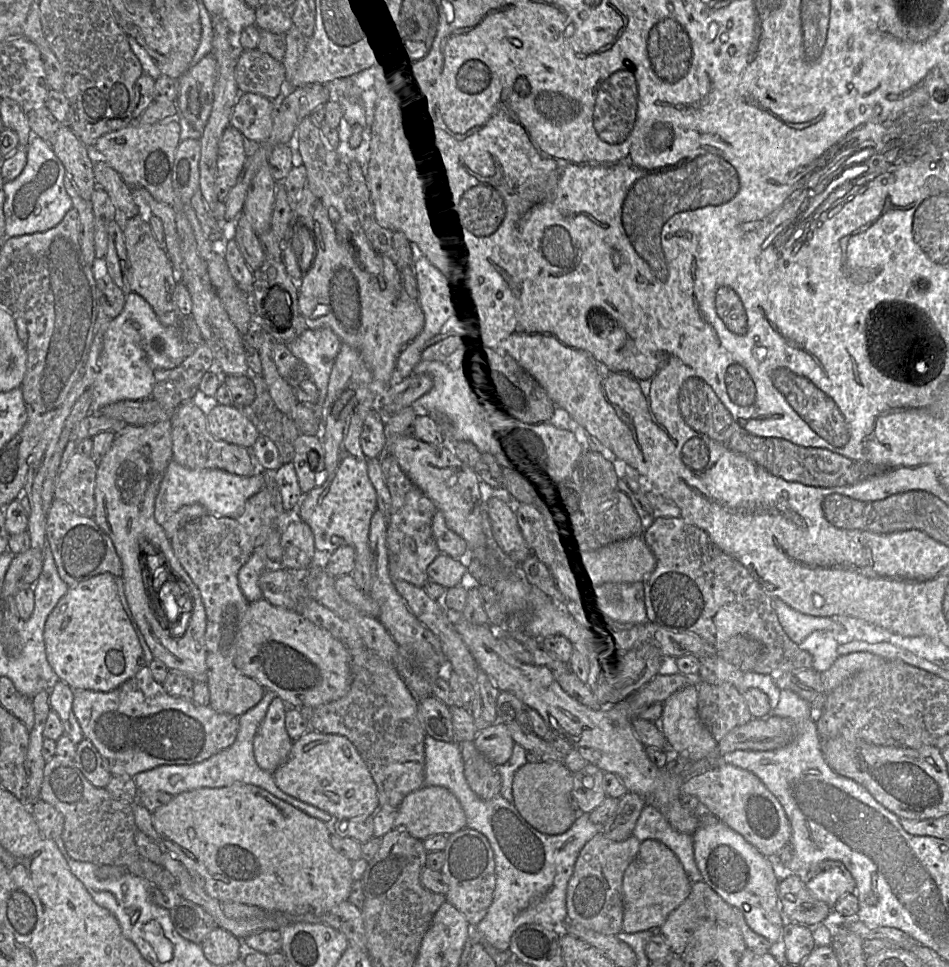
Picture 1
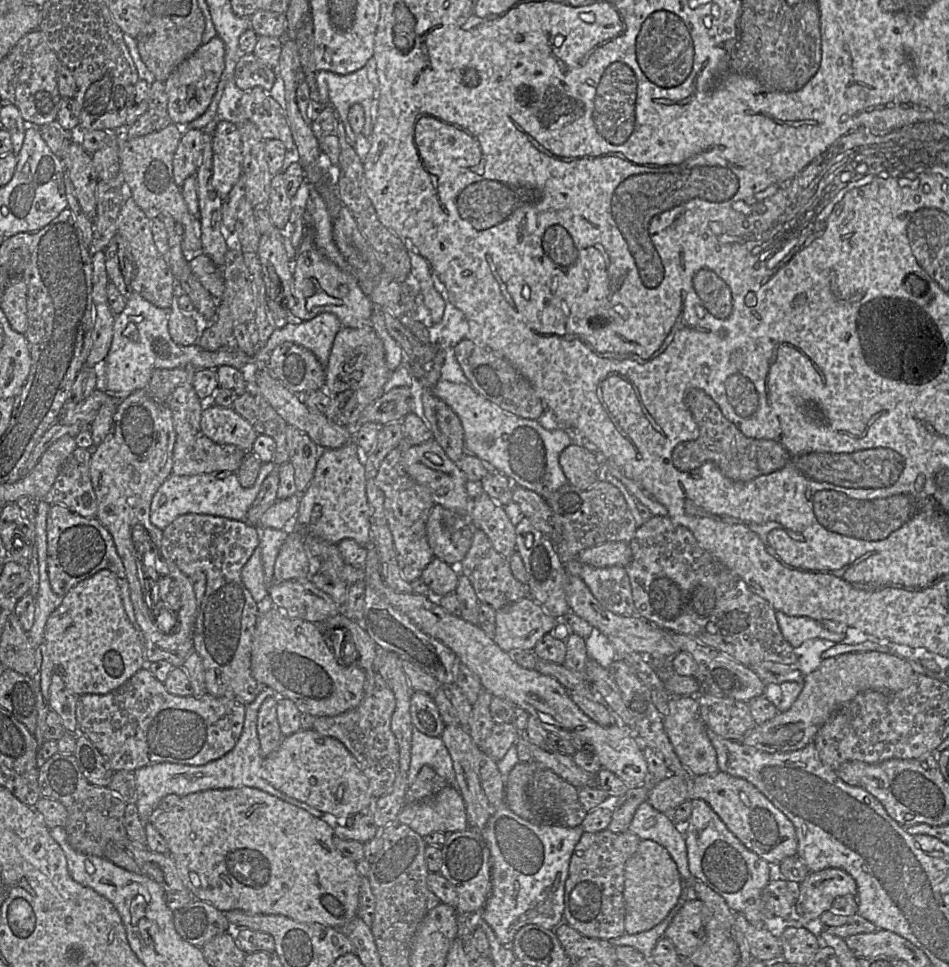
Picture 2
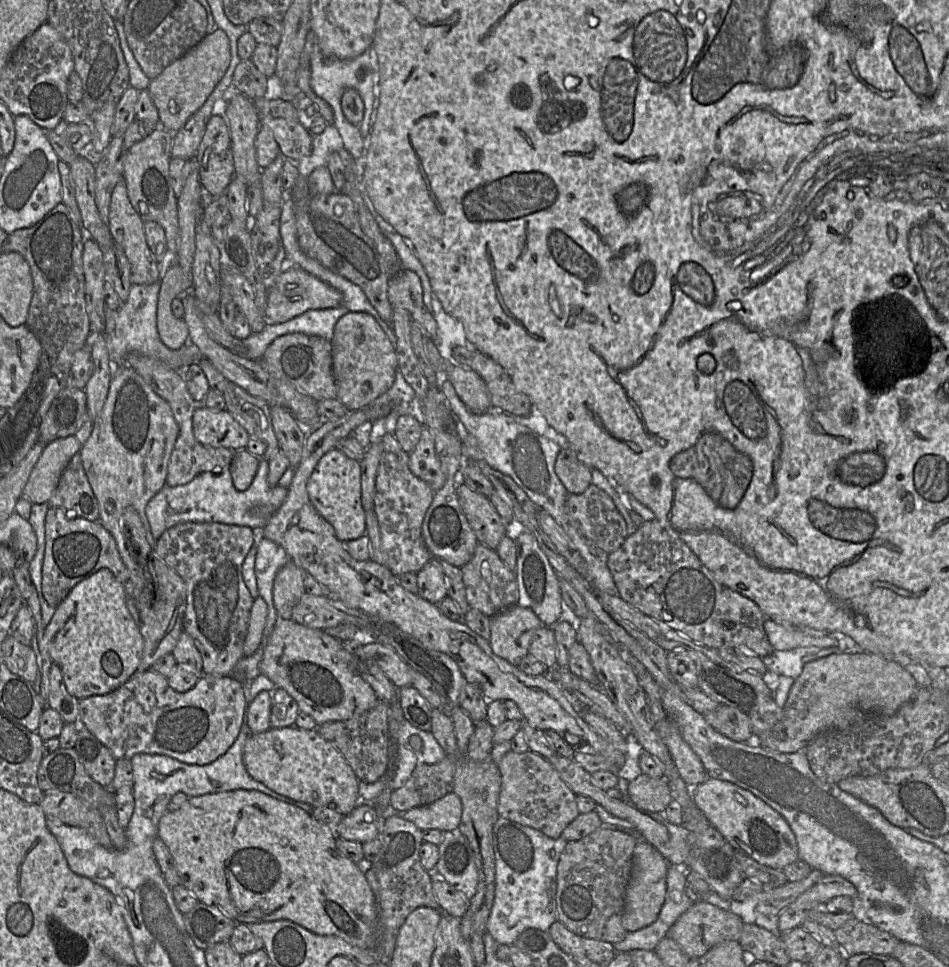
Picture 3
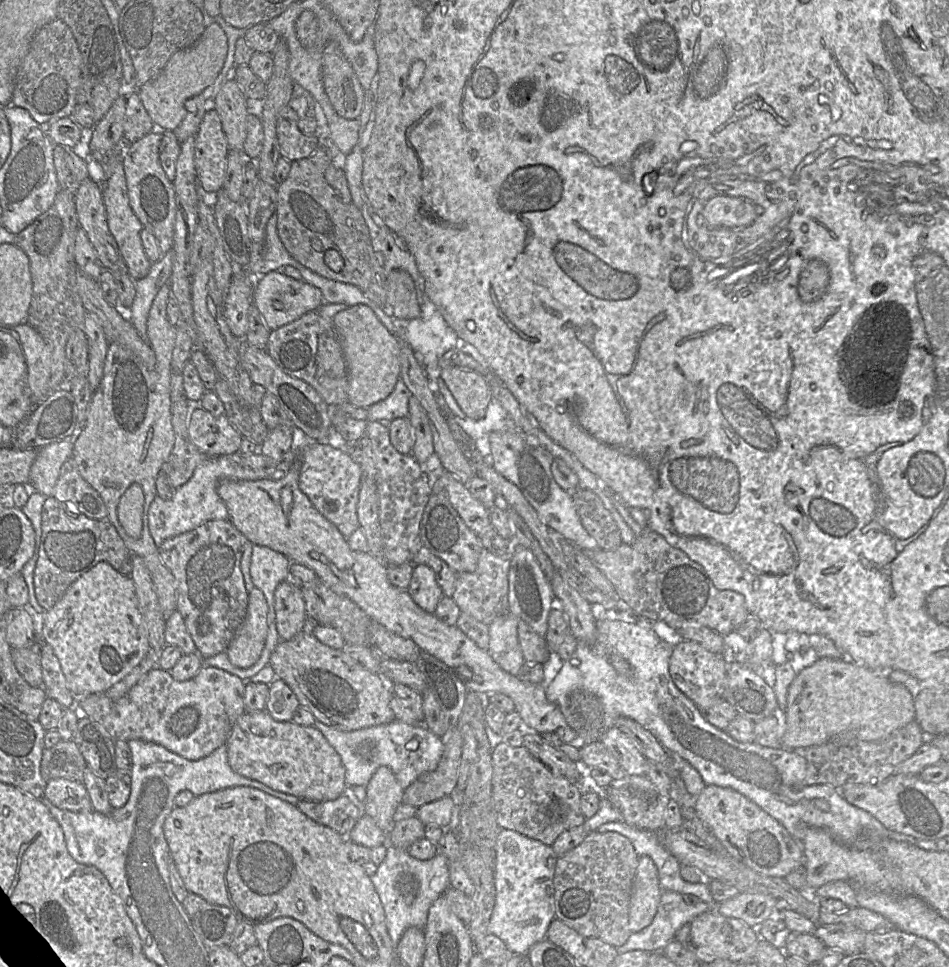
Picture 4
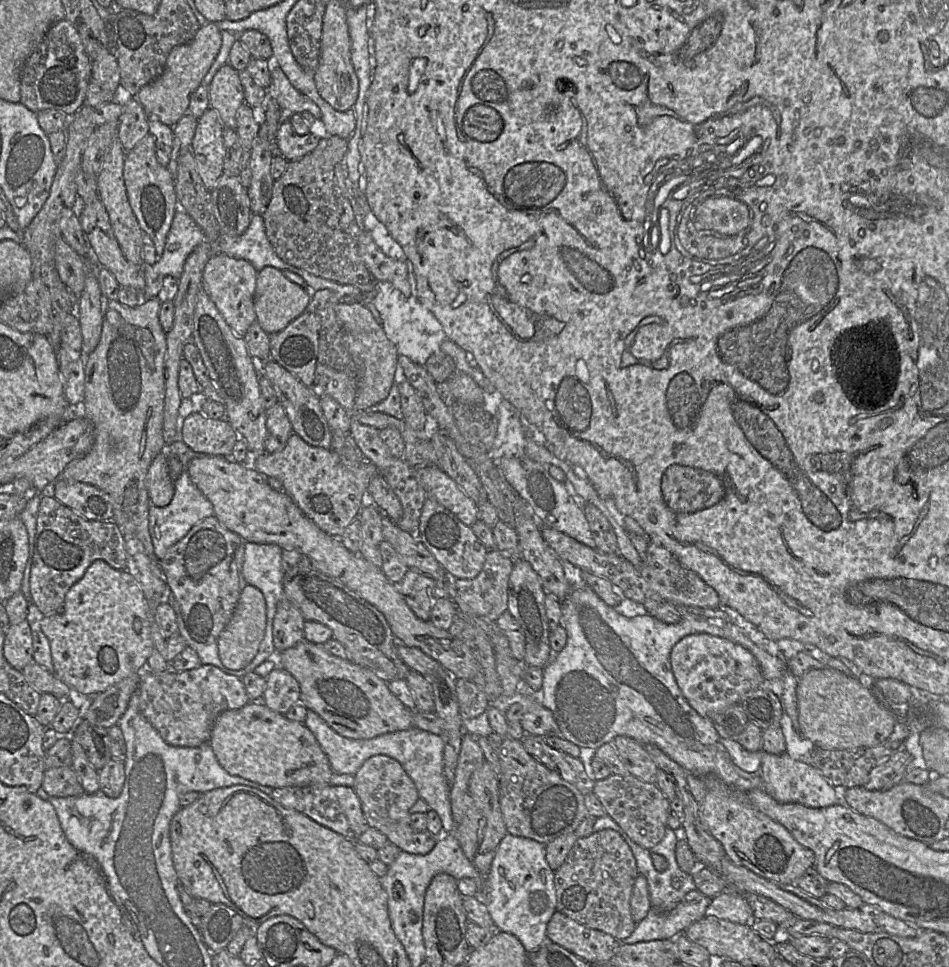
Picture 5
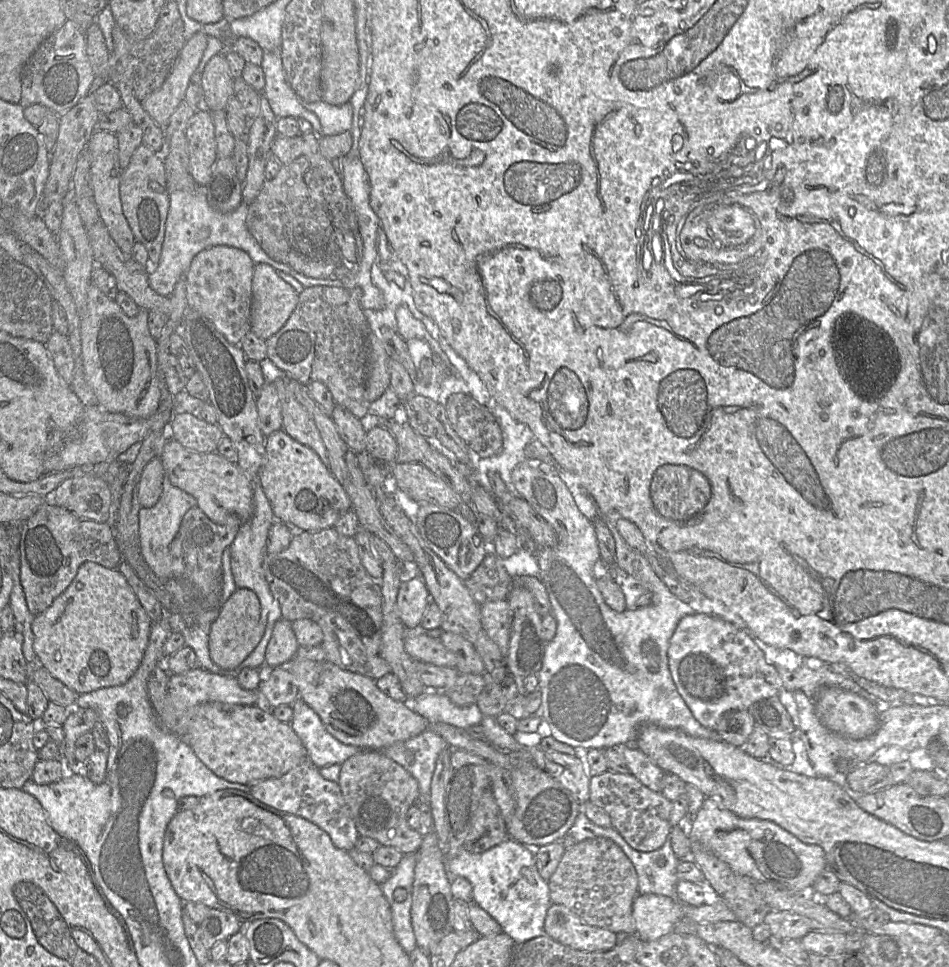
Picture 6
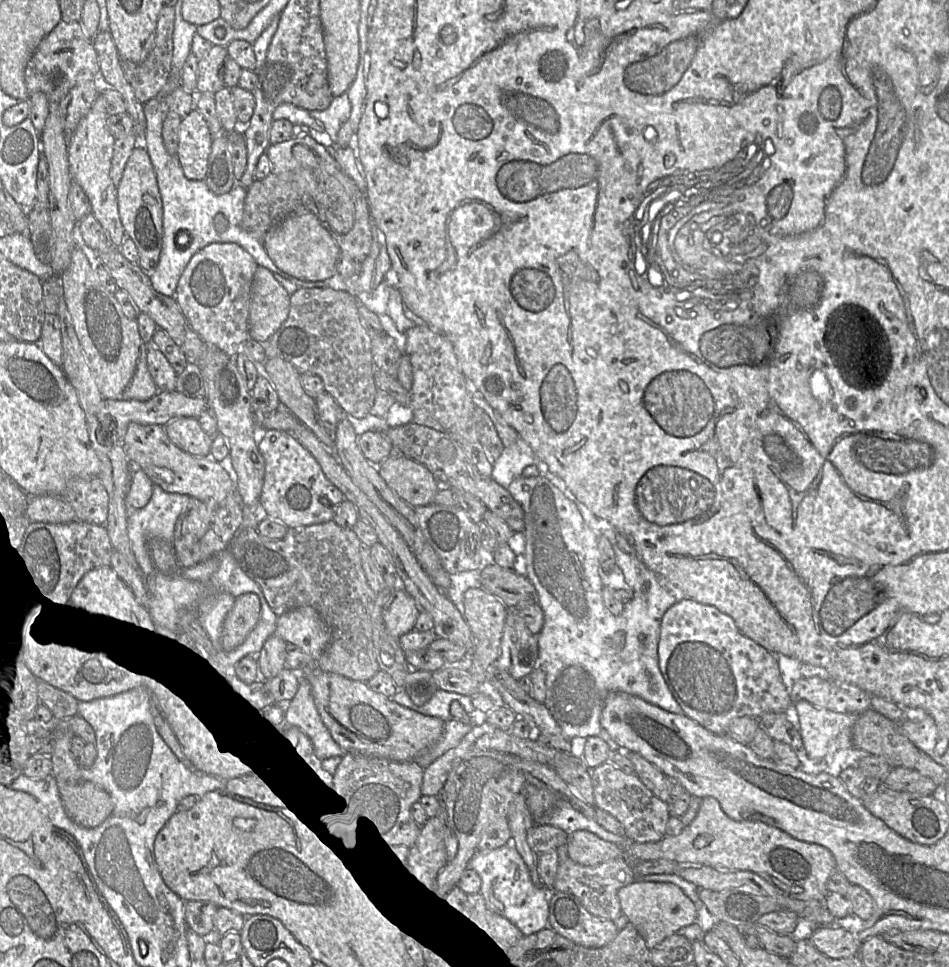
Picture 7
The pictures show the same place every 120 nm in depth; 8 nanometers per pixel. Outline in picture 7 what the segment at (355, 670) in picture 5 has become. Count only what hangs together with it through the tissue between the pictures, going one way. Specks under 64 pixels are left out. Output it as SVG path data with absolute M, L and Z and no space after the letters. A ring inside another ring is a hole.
M315 666L305 669L303 677L311 685L312 697L323 724L344 751L406 762L434 744L442 733L445 722L440 718L405 708L374 692L365 682L324 672Z

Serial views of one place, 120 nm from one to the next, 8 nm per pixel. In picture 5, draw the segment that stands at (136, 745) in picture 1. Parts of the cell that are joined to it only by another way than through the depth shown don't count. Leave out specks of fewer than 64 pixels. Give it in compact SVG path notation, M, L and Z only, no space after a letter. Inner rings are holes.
M200 665L182 672L143 672L138 686L139 710L162 739L179 747L208 744L215 719L224 711L239 709L250 702L241 678L214 665Z

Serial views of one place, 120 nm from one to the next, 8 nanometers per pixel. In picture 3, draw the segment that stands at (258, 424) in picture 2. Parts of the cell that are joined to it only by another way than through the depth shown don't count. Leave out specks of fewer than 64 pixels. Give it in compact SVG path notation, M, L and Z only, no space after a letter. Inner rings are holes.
M232 381L228 382L222 394L226 410L246 429L250 438L258 438L267 444L267 450L262 458L273 458L281 449L273 429L271 406Z

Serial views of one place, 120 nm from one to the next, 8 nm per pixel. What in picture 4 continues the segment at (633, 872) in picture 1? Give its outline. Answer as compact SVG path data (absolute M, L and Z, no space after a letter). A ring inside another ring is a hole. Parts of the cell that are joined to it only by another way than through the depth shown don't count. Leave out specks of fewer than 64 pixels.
M647 855L638 857L629 900L631 932L637 932L650 924L656 913L661 892L655 863Z

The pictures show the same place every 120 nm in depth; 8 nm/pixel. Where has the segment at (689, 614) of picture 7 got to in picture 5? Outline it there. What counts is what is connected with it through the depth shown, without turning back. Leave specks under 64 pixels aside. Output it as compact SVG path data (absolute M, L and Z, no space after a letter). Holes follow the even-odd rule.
M706 633L691 634L675 644L670 655L675 680L690 706L702 717L714 719L726 708L740 704L765 679L750 651L730 640Z

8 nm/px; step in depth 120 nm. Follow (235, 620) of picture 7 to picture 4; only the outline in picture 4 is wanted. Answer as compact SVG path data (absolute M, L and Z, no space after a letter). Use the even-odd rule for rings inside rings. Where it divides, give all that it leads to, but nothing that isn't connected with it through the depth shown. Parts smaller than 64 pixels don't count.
M254 587L248 592L245 618L225 651L234 666L247 669L259 659L268 634L268 610L264 593Z

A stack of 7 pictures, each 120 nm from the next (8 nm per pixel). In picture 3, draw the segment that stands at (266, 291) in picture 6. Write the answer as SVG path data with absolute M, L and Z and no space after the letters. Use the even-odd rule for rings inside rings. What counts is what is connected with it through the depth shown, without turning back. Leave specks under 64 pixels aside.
M300 267L283 271L274 286L267 293L265 319L267 323L278 324L289 321L306 311L336 308L342 305L342 294L329 284L311 275Z

